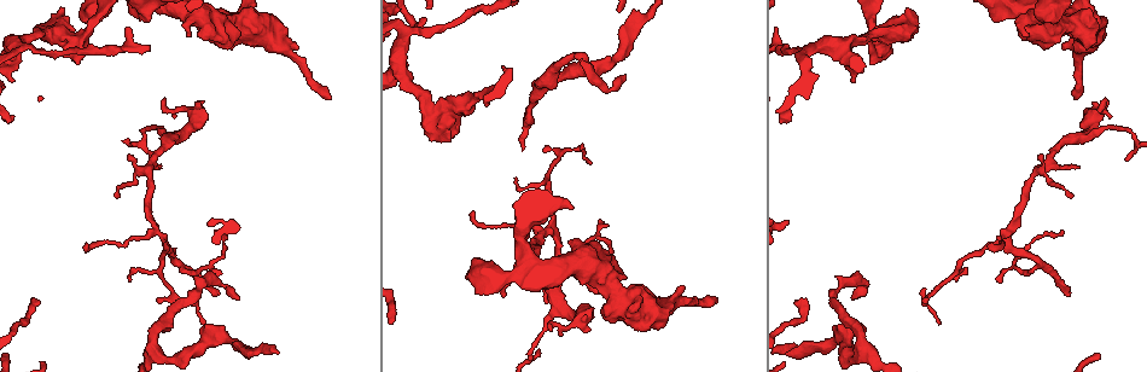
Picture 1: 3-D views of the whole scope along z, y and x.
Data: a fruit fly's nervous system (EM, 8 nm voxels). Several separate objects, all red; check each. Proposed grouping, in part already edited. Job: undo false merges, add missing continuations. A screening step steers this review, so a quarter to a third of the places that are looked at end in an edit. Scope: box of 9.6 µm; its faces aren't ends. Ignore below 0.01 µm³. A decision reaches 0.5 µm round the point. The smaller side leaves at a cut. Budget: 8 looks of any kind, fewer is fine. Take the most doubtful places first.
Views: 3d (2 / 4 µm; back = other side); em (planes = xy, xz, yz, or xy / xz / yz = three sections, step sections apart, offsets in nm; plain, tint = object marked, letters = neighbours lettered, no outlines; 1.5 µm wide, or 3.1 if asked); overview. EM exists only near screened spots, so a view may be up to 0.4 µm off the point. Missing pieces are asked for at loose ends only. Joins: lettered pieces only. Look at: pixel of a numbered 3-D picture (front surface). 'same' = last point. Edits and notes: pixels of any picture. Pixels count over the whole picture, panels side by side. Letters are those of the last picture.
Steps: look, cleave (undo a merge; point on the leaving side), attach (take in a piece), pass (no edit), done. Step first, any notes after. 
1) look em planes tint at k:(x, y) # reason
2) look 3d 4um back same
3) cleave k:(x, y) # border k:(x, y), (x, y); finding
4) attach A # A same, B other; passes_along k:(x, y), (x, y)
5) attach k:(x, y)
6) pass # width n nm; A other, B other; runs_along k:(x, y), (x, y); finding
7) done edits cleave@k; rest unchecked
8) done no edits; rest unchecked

look em xz step 8 tint at 1:(40, 302) # free end

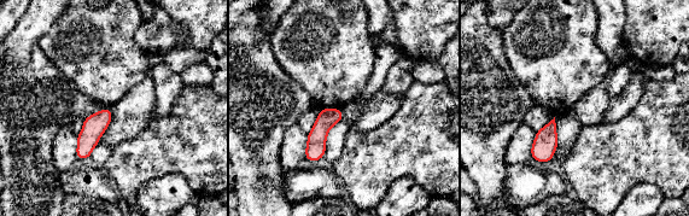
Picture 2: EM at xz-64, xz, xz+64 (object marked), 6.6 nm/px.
look em planes letters same # another direction

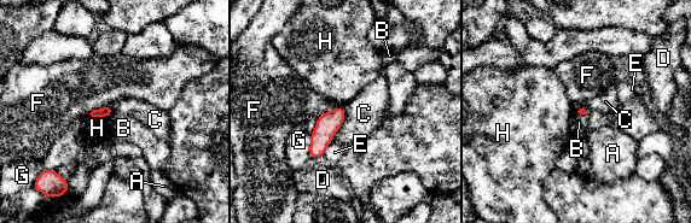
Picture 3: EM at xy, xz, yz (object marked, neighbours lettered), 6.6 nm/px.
pass # A other, B other, C other, D other, E other, F other, G other, H other; no lettered piece goes on from it

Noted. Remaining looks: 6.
look em xz step 4 letters at 1:(1066, 295) # thin end

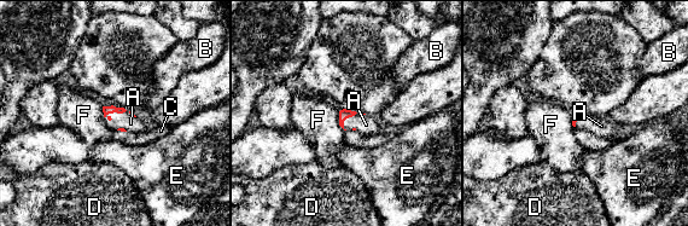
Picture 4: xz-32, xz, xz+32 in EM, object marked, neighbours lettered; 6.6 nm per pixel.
look em planes letters same # cut it another way

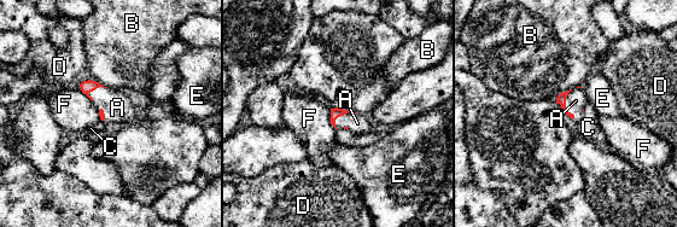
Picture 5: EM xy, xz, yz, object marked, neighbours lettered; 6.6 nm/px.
attach A # A same, B other, C other, D other, E other, F other; it goes on there

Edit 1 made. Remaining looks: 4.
look overview

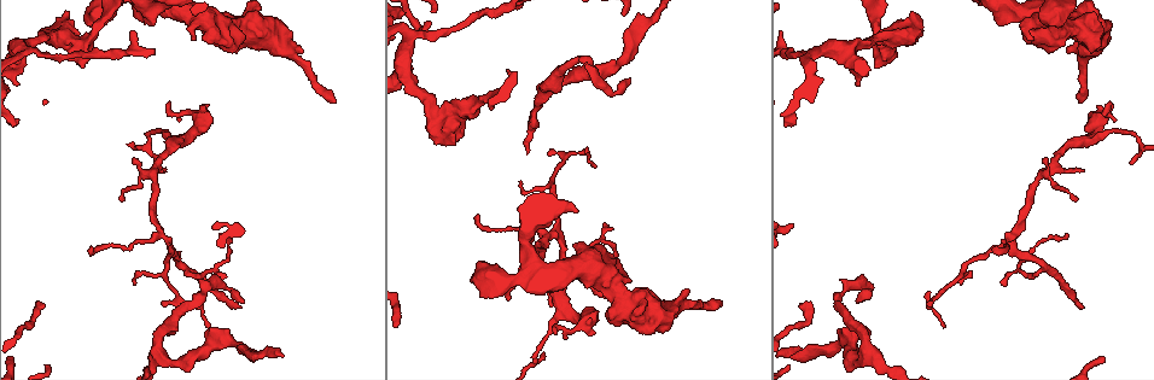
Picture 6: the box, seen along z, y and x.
look 3d 2um at 6:(336, 102) # an open end

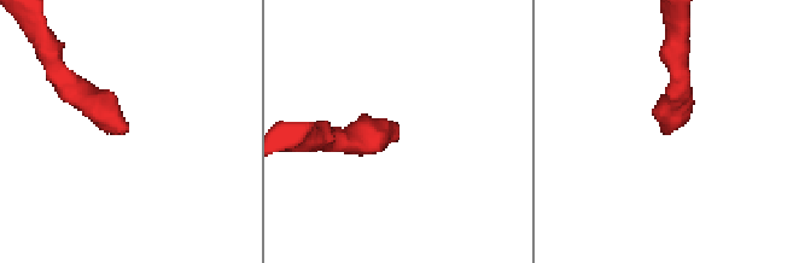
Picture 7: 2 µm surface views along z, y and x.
look em yz step 4 letters at 7:(123, 132)

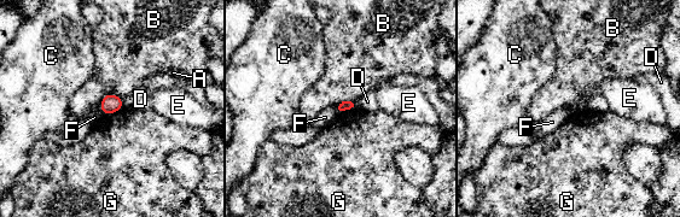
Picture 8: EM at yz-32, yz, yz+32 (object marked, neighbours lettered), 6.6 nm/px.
pass # A other, B other, C other, D other, E other, F other, G other; border 8:(123, 105), (104, 115); none of them fits

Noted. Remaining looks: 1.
done edits attach@5; rest unchecked

